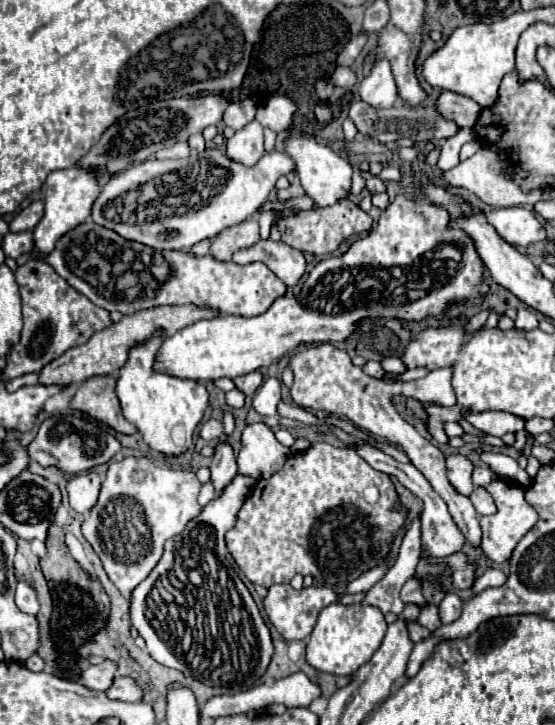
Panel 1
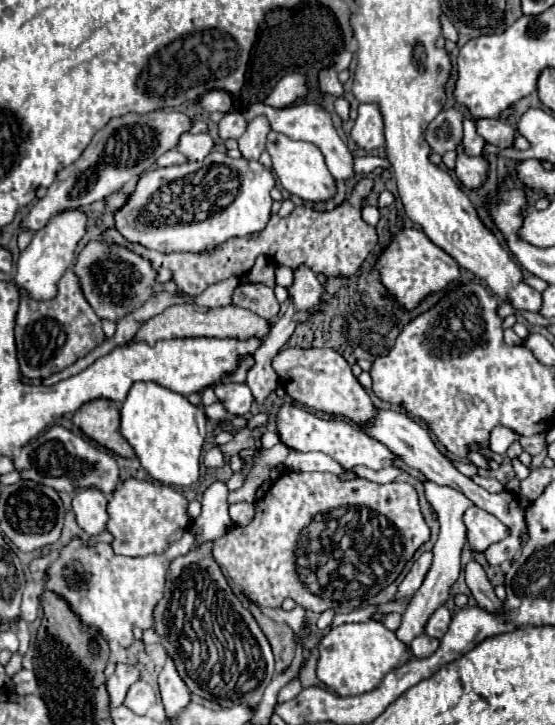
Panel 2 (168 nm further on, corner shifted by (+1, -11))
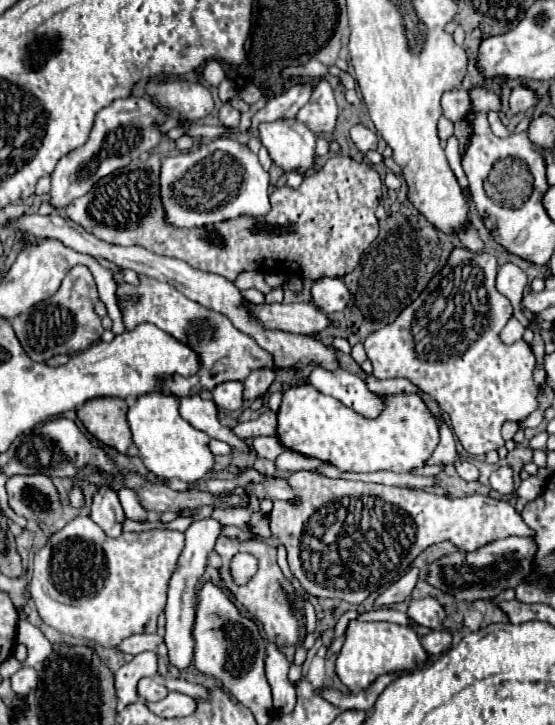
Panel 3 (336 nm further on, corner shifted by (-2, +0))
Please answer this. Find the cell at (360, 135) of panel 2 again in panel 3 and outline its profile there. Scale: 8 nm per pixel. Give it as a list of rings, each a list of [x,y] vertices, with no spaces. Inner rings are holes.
[[[356,124],[350,128],[350,138],[352,142],[358,146],[360,152],[368,152],[368,150],[376,150],[378,146],[378,136],[366,128],[364,124]]]

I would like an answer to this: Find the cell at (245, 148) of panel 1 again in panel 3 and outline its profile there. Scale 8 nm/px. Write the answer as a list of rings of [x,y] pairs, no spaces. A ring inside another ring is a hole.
[[[298,84],[298,86],[292,86],[290,90],[274,96],[274,98],[268,98],[266,106],[260,108],[252,116],[252,124],[250,124],[250,128],[246,132],[250,136],[258,138],[258,126],[260,124],[264,124],[264,122],[276,122],[280,118],[294,118],[296,112],[310,100],[310,94],[312,94],[310,86]]]

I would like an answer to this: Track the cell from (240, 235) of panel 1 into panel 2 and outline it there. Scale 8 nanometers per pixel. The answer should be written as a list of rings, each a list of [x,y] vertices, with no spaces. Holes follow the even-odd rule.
[[[355,185],[353,193],[349,199],[345,199],[341,205],[337,205],[331,211],[317,211],[309,205],[295,207],[289,217],[279,217],[277,213],[271,215],[267,227],[259,231],[257,235],[247,235],[239,239],[227,239],[221,243],[221,247],[213,247],[213,251],[199,251],[199,253],[159,253],[159,251],[149,251],[147,247],[141,247],[137,243],[129,243],[115,227],[113,227],[113,211],[119,211],[131,191],[119,191],[109,197],[105,197],[105,209],[101,213],[101,235],[105,241],[113,245],[125,245],[137,251],[137,255],[149,259],[155,269],[167,267],[173,273],[173,281],[177,283],[179,291],[187,295],[201,295],[209,285],[219,283],[229,277],[241,277],[245,275],[255,259],[259,255],[265,255],[277,265],[285,265],[289,269],[297,269],[301,265],[309,267],[317,275],[325,277],[353,277],[365,257],[373,251],[377,245],[377,233],[375,227],[367,225],[361,219],[361,207],[363,199],[371,193],[371,187],[367,185]]]

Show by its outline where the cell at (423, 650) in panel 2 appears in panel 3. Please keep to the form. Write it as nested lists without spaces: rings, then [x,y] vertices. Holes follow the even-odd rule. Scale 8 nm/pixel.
[[[432,630],[426,636],[422,636],[420,642],[428,654],[440,656],[444,650],[448,650],[452,646],[452,634],[444,632],[444,630]]]

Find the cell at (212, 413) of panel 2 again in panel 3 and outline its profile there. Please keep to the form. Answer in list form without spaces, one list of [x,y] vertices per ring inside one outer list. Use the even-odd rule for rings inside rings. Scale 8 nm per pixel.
[[[200,396],[180,398],[180,414],[194,428],[208,432],[210,438],[218,438],[218,440],[228,442],[232,448],[246,450],[246,444],[238,436],[234,436],[230,432],[230,428],[226,428],[218,422],[218,406],[214,404],[214,400],[204,400]]]

